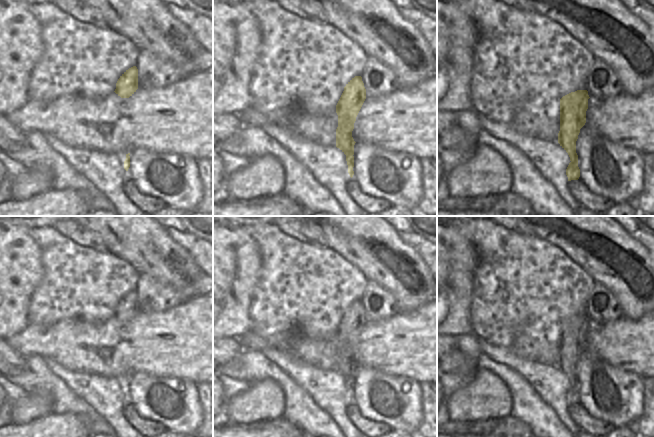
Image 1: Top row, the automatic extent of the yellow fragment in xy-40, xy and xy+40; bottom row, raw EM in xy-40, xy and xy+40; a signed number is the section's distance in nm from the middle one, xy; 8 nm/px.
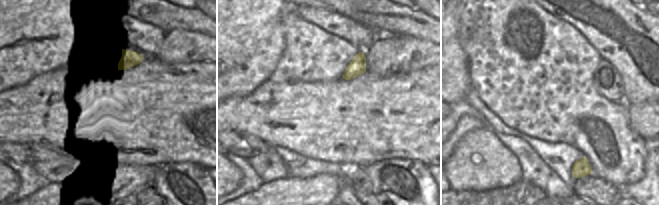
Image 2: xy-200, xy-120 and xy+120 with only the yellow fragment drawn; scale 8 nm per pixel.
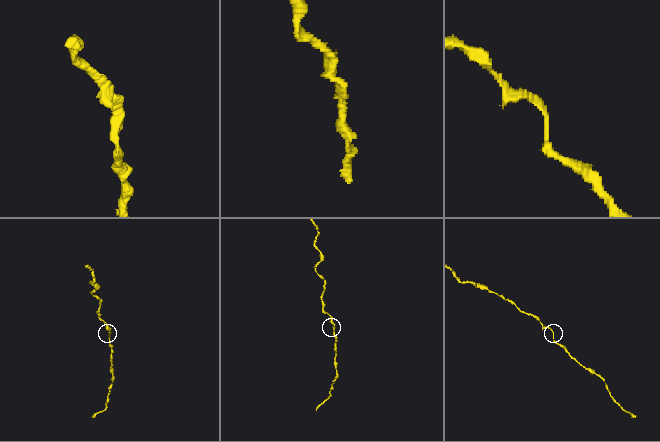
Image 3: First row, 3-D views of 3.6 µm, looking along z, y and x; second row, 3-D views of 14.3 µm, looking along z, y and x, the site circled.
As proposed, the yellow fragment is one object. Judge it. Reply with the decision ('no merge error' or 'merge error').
no merge error

